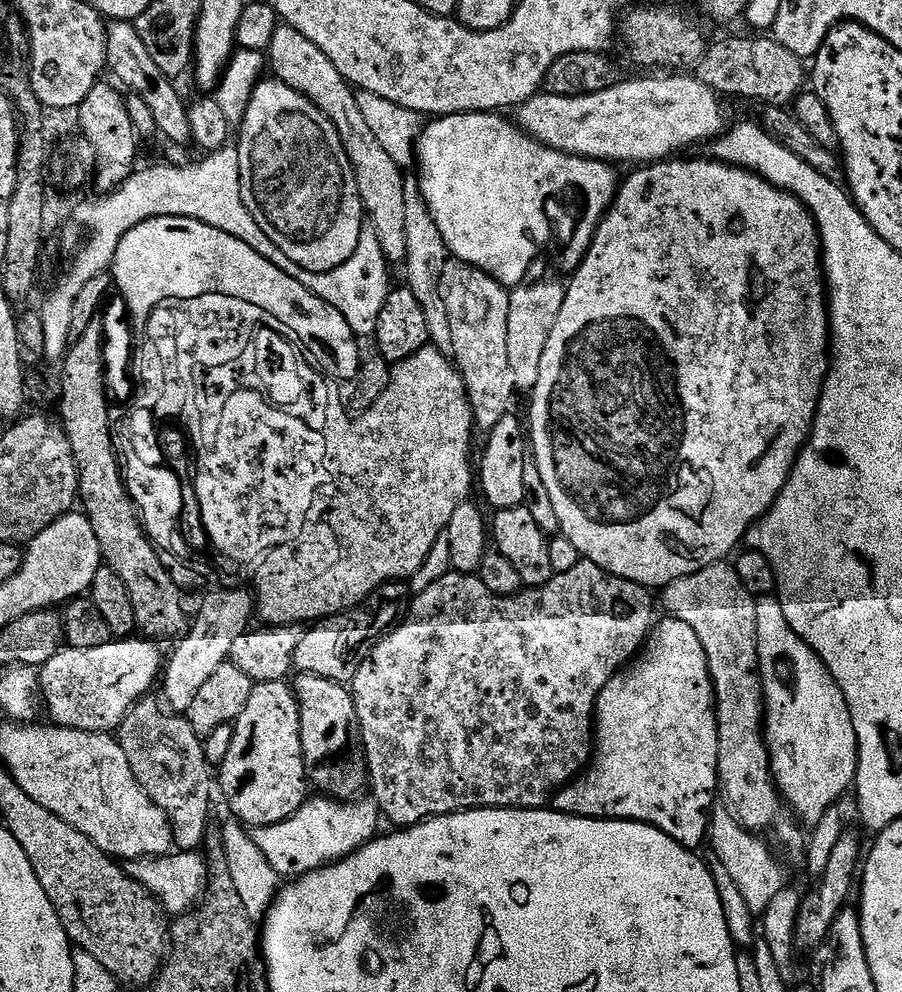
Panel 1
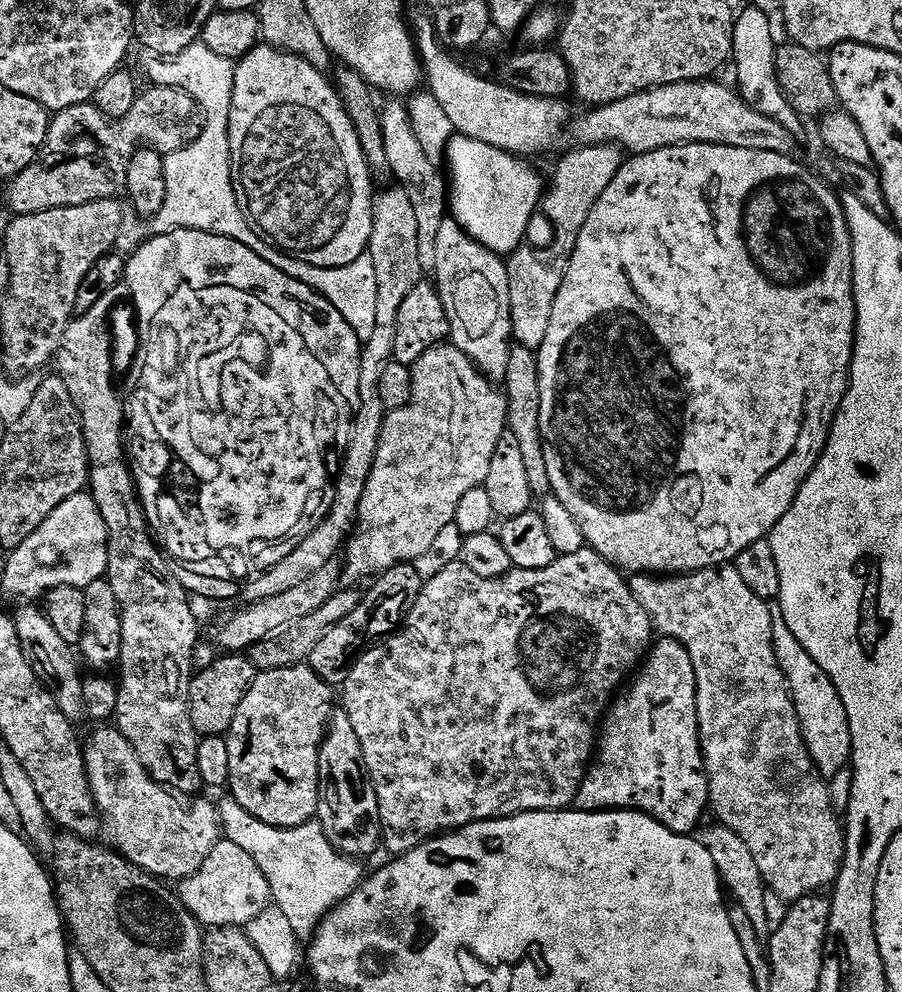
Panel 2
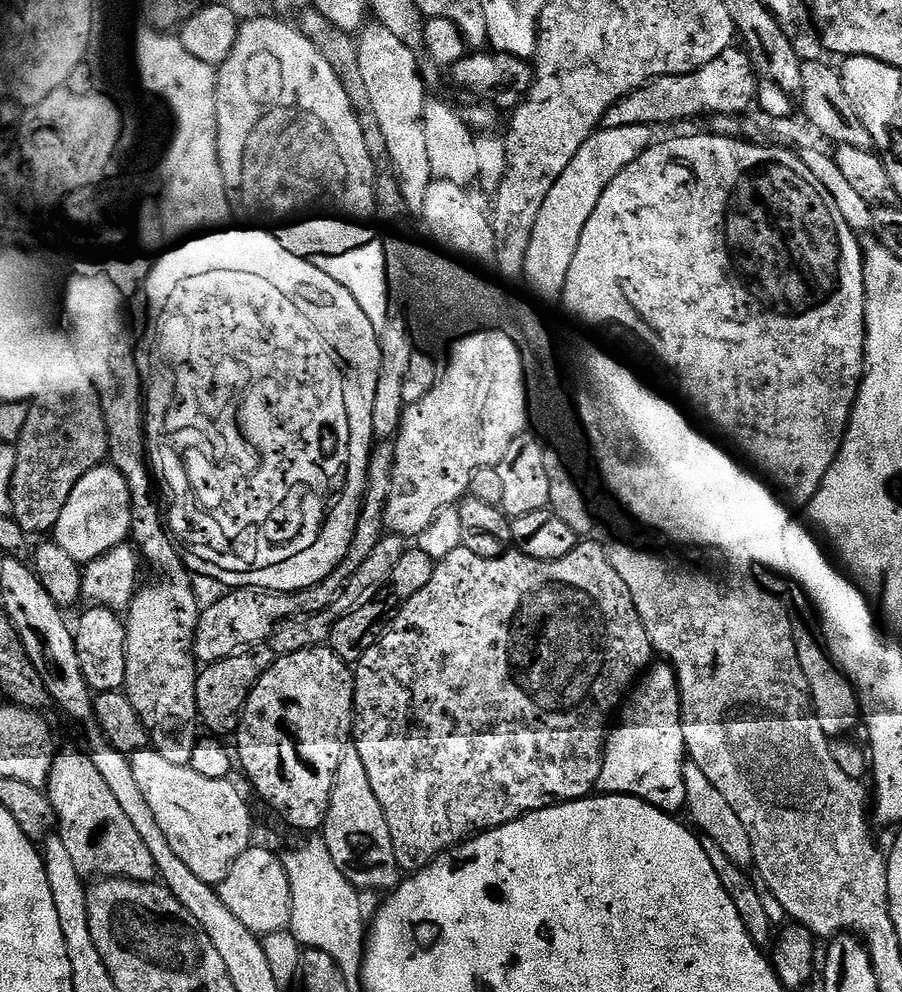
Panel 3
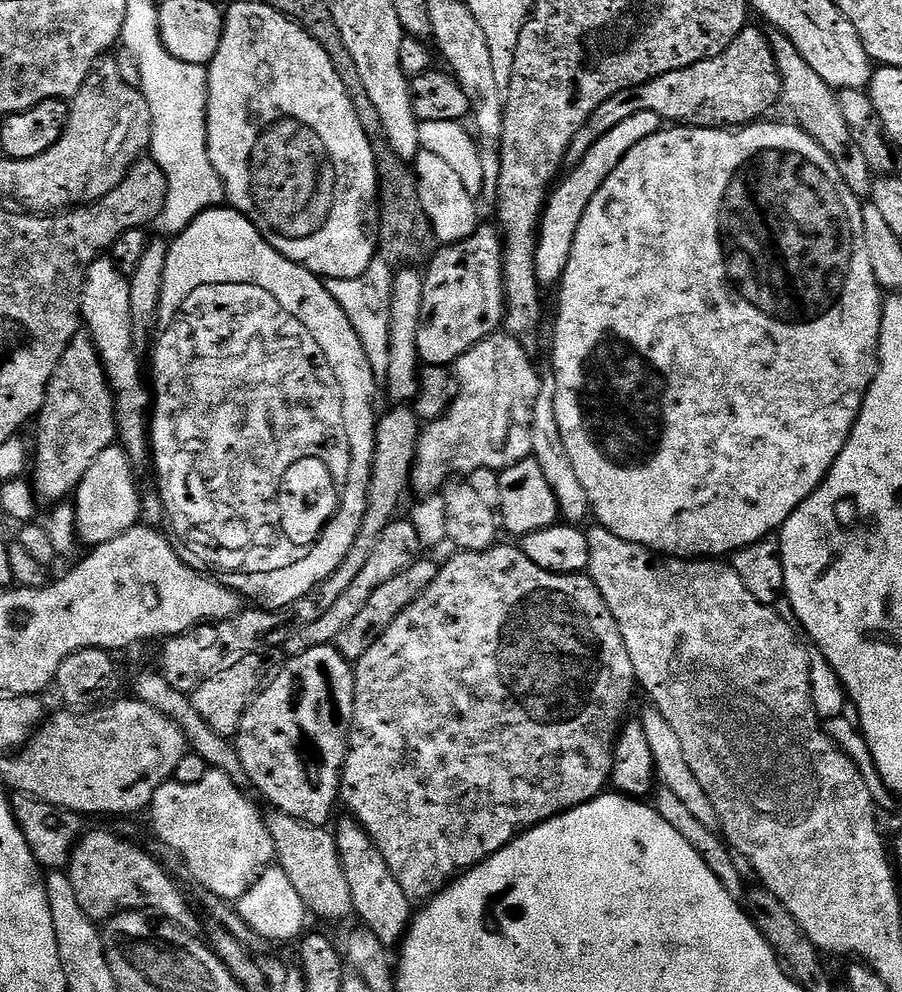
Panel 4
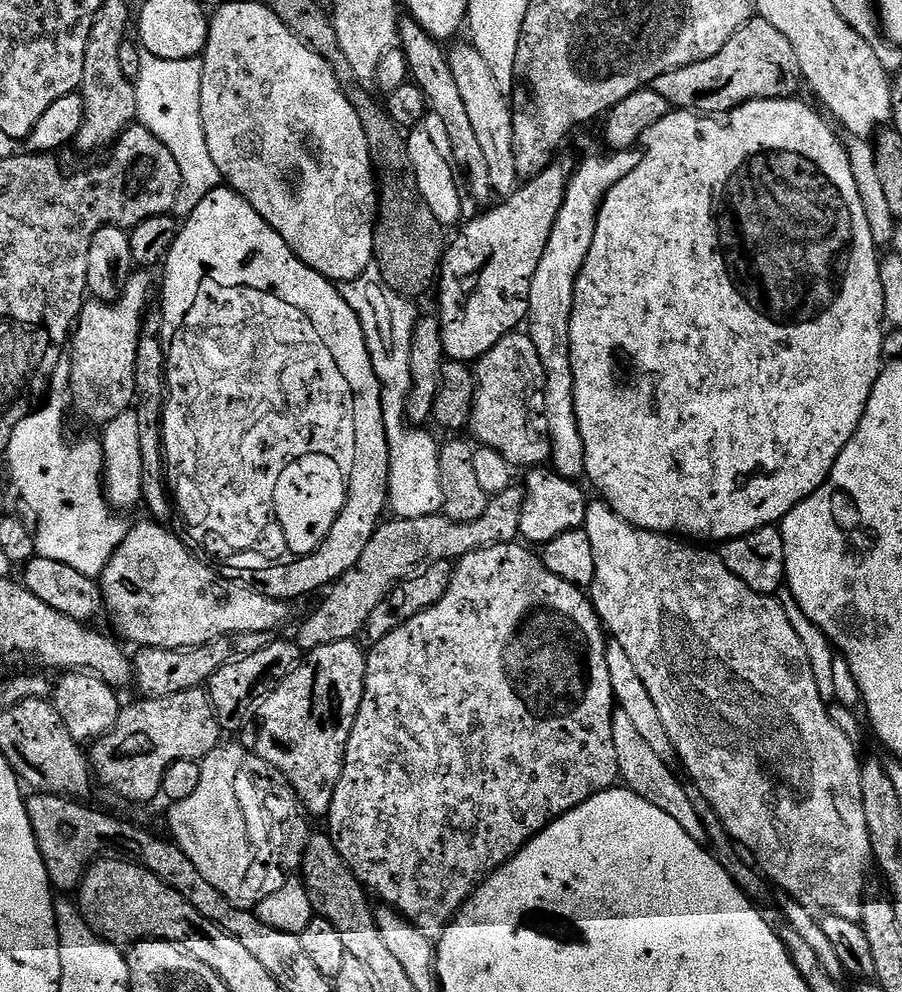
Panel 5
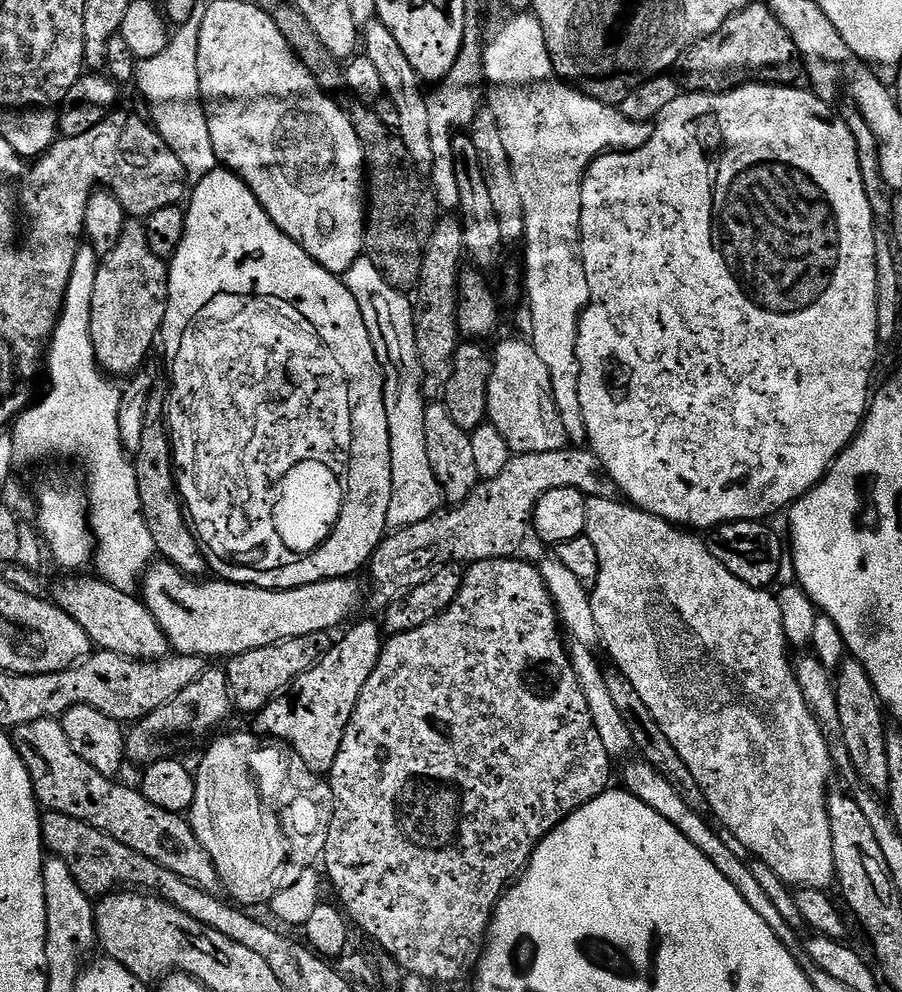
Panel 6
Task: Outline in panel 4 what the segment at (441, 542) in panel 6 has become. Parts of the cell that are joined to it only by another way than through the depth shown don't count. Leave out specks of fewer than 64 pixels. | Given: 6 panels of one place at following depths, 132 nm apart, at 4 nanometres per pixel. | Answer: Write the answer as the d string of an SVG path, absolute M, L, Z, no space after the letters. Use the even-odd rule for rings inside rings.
M393 519L392 524L386 526L386 530L382 530L378 543L374 545L374 551L370 553L370 558L366 558L366 566L362 566L358 578L354 578L354 582L350 582L350 590L346 590L342 594L342 598L338 598L338 602L334 602L334 606L330 606L330 610L326 610L326 614L322 614L322 618L318 618L318 622L305 624L289 635L286 645L289 657L301 656L306 650L317 648L319 644L335 642L338 633L347 626L350 618L354 618L354 614L358 614L358 610L362 610L362 606L366 606L370 594L374 594L374 590L378 590L378 586L382 586L382 582L394 578L394 574L402 574L402 570L406 570L418 559L421 555L420 551L422 551L418 530L412 525L411 519L400 519Z

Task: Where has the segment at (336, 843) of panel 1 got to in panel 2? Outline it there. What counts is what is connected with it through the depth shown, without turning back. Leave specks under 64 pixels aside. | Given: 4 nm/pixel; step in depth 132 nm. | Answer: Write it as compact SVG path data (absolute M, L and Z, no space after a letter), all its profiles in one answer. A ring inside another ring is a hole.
M231 794L225 795L224 801L219 801L218 811L223 835L258 862L258 870L262 870L262 874L266 874L266 882L270 882L275 907L286 914L296 936L311 937L321 920L365 879L366 871L360 865L363 863L334 850L318 822L275 828L242 810Z

